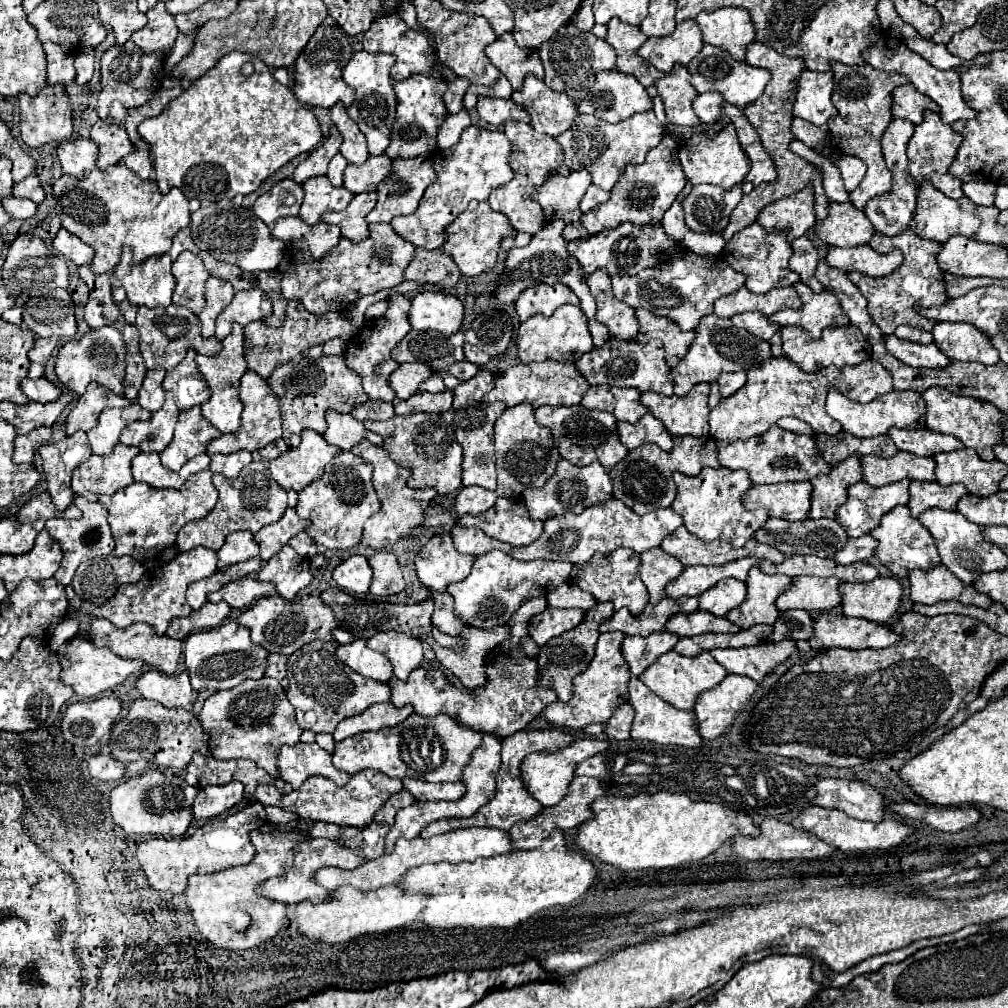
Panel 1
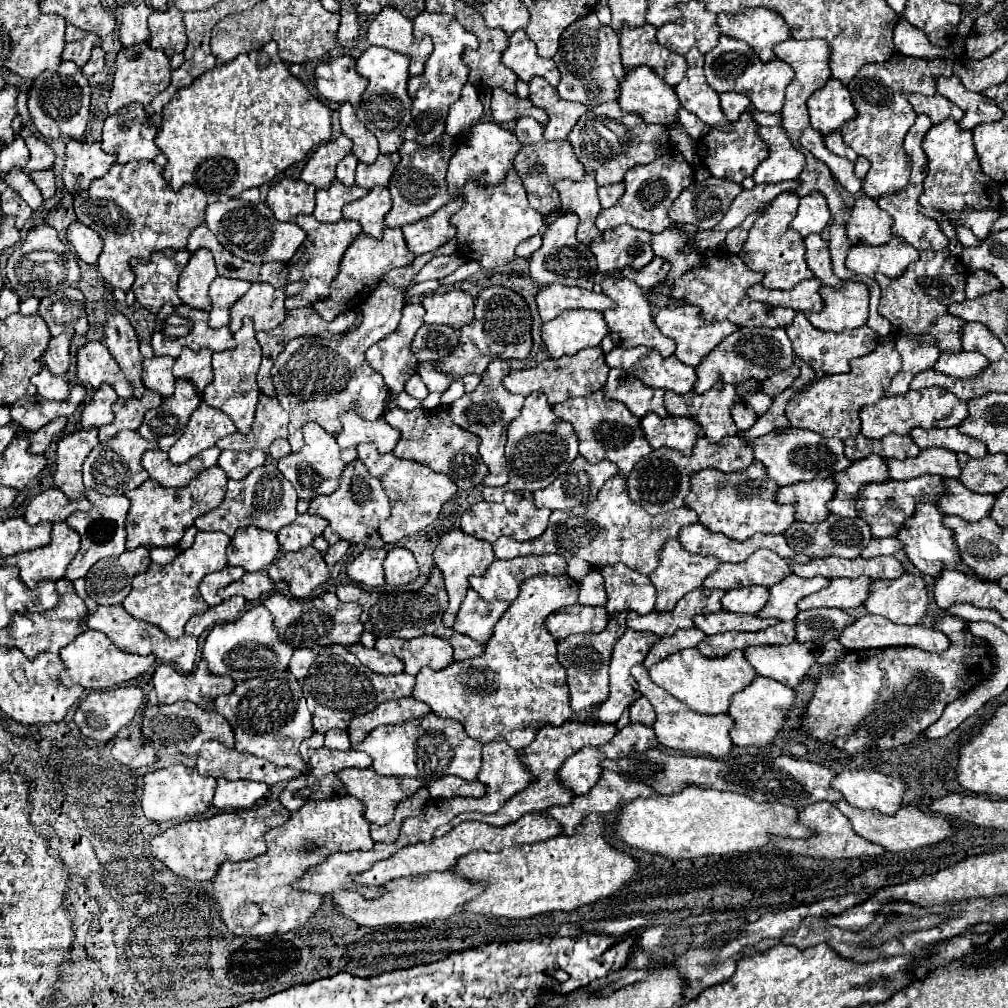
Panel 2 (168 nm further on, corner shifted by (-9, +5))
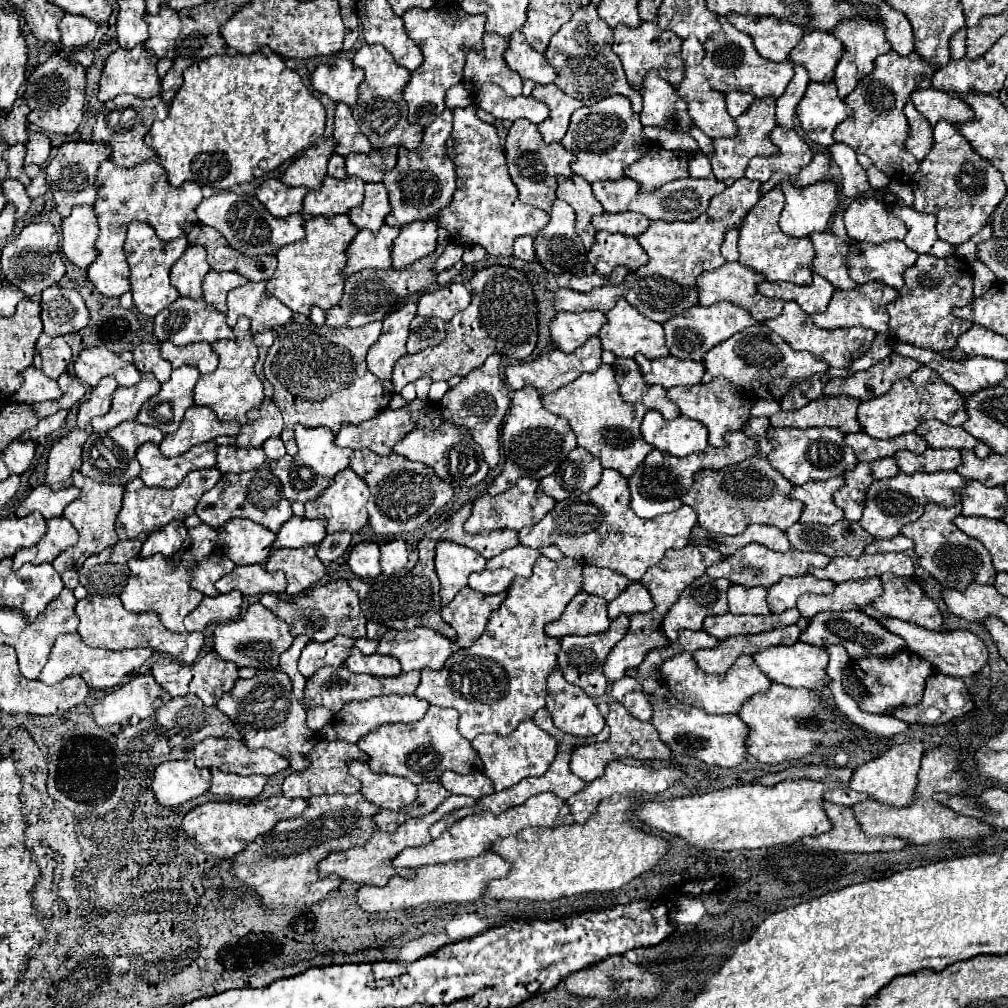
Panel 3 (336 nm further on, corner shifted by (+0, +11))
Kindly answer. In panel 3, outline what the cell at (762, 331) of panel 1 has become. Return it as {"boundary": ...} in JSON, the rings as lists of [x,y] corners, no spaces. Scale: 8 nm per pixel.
{"boundary":[[[738,261],[734,263],[724,263],[722,267],[714,269],[714,271],[704,271],[700,277],[698,277],[698,283],[696,283],[696,289],[698,289],[698,303],[700,305],[712,305],[712,303],[718,303],[718,301],[730,301],[732,305],[738,305],[742,307],[744,311],[748,311],[754,319],[758,321],[766,321],[766,319],[772,319],[776,317],[782,307],[784,307],[784,301],[782,299],[770,299],[770,297],[764,297],[756,291],[756,285],[762,281],[762,275],[760,273],[754,273],[750,267],[746,265],[740,265]]]}

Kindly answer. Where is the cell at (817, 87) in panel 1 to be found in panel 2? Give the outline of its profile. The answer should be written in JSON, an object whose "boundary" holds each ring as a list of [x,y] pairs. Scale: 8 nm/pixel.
{"boundary":[[[829,79],[823,89],[815,91],[809,97],[807,107],[811,127],[821,135],[839,131],[847,119],[853,119],[857,115],[849,89],[837,79]]]}

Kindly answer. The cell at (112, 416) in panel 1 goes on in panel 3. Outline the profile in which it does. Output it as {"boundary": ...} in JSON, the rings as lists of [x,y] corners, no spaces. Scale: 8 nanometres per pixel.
{"boundary":[[[144,373],[140,383],[134,387],[118,387],[112,397],[112,409],[104,417],[94,417],[92,429],[96,433],[102,433],[102,431],[110,431],[112,427],[124,421],[134,421],[140,407],[158,391],[160,391],[160,383],[150,373]]]}

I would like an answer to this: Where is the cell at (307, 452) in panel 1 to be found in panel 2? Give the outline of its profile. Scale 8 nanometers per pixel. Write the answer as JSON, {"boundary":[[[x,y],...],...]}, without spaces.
{"boundary":[[[317,423],[303,425],[303,439],[305,439],[305,447],[299,453],[291,453],[291,455],[279,459],[277,467],[285,475],[285,479],[289,479],[291,485],[297,489],[299,499],[311,501],[319,495],[329,495],[339,487],[341,471],[345,469],[347,463],[357,459],[357,451],[355,449],[341,449],[335,441],[335,437],[329,435]]]}

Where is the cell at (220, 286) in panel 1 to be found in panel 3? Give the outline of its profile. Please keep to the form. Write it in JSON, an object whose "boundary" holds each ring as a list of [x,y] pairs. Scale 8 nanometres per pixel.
{"boundary":[[[208,271],[204,281],[202,281],[202,289],[204,289],[204,301],[208,305],[212,305],[214,309],[218,309],[220,313],[226,313],[226,293],[234,287],[246,285],[248,279],[234,273],[234,271]]]}

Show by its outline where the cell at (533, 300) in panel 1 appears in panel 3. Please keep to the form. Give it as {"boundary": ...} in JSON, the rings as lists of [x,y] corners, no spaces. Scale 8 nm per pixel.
{"boundary":[[[746,177],[736,179],[726,191],[720,195],[714,195],[710,209],[700,215],[696,221],[690,223],[668,223],[668,221],[652,221],[650,227],[638,237],[640,245],[648,253],[648,263],[644,269],[634,271],[630,277],[626,277],[624,283],[612,287],[596,287],[588,293],[574,291],[570,287],[562,287],[554,291],[554,311],[588,311],[598,309],[602,313],[608,313],[620,297],[628,299],[632,305],[642,305],[644,299],[644,317],[664,323],[666,319],[672,319],[674,315],[680,315],[686,311],[686,307],[692,307],[698,303],[696,295],[696,277],[706,271],[720,267],[726,263],[726,259],[720,255],[720,243],[724,233],[730,227],[740,227],[744,215],[758,203],[760,191],[758,181],[750,181]]]}

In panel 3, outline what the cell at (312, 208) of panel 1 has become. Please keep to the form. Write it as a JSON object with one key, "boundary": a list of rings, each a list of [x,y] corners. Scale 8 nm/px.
{"boundary":[[[326,175],[322,181],[322,187],[318,191],[308,191],[302,213],[334,217],[340,213],[348,213],[348,209],[360,205],[362,199],[364,199],[364,181],[362,179],[346,177],[340,181],[340,179]]]}

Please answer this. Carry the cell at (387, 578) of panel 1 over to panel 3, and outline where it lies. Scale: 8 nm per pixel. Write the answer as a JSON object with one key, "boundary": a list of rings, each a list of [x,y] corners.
{"boundary":[[[392,539],[380,545],[380,565],[384,575],[394,575],[402,571],[408,563],[408,549],[404,539]]]}

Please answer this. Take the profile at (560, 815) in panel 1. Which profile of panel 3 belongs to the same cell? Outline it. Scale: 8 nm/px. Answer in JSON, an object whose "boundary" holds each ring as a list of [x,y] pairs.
{"boundary":[[[610,761],[606,765],[606,771],[602,777],[586,783],[586,787],[578,793],[574,793],[570,799],[566,799],[566,805],[570,807],[570,813],[574,817],[576,823],[584,823],[592,813],[594,813],[594,807],[606,799],[606,797],[612,797],[616,793],[638,793],[638,795],[656,795],[656,793],[662,793],[666,787],[674,785],[678,779],[682,779],[682,769],[680,767],[662,767],[662,769],[646,769],[646,767],[630,767],[630,765],[622,765],[618,761]]]}

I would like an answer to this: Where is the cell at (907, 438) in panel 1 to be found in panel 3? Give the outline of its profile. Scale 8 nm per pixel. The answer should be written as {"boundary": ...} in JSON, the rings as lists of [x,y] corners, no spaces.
{"boundary":[[[936,419],[920,423],[914,433],[920,435],[922,439],[926,439],[926,443],[934,449],[944,449],[944,447],[954,447],[954,449],[960,449],[960,451],[970,449],[978,457],[986,457],[986,455],[992,453],[990,447],[986,447],[982,441],[978,441],[970,433],[966,433],[962,427],[944,425],[942,421],[936,421]]]}

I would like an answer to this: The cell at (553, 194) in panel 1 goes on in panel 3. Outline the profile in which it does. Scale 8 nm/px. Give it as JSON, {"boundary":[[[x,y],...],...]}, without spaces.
{"boundary":[[[578,175],[558,177],[558,199],[572,205],[572,209],[576,211],[576,233],[580,235],[582,243],[590,247],[596,235],[590,217],[600,215],[604,211],[590,189],[590,183],[586,179],[580,179]]]}

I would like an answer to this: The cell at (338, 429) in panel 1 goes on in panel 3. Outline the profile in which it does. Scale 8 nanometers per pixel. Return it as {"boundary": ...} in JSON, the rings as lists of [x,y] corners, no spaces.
{"boundary":[[[414,399],[408,407],[402,409],[386,409],[378,413],[374,419],[368,419],[360,425],[342,425],[338,431],[334,443],[338,447],[350,447],[350,449],[370,449],[378,455],[392,453],[392,447],[414,427],[410,421],[410,411],[432,407],[428,401]]]}

